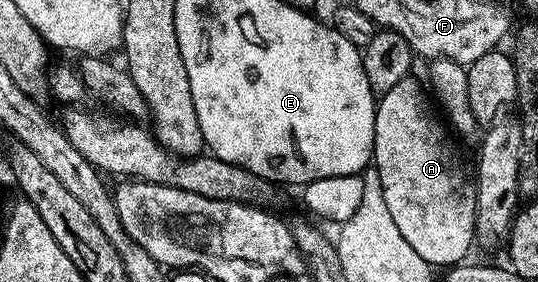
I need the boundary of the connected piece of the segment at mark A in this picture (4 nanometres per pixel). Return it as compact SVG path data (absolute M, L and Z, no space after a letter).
M414 78L397 82L393 90L382 93L375 105L375 151L373 171L381 178L381 190L389 208L394 225L401 230L417 254L432 266L454 266L464 259L463 256L473 248L475 238L475 190L472 181L463 173L459 152L451 141L452 133L433 107L428 89L423 88Z

